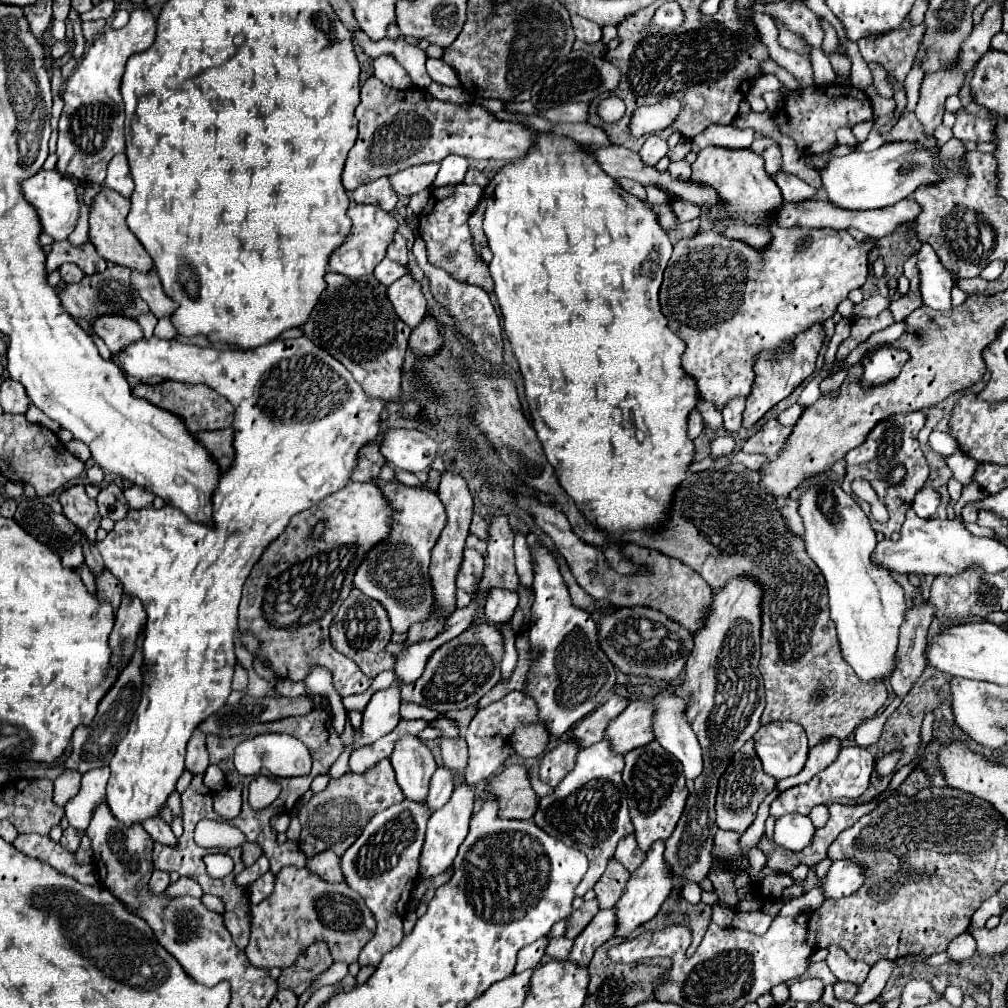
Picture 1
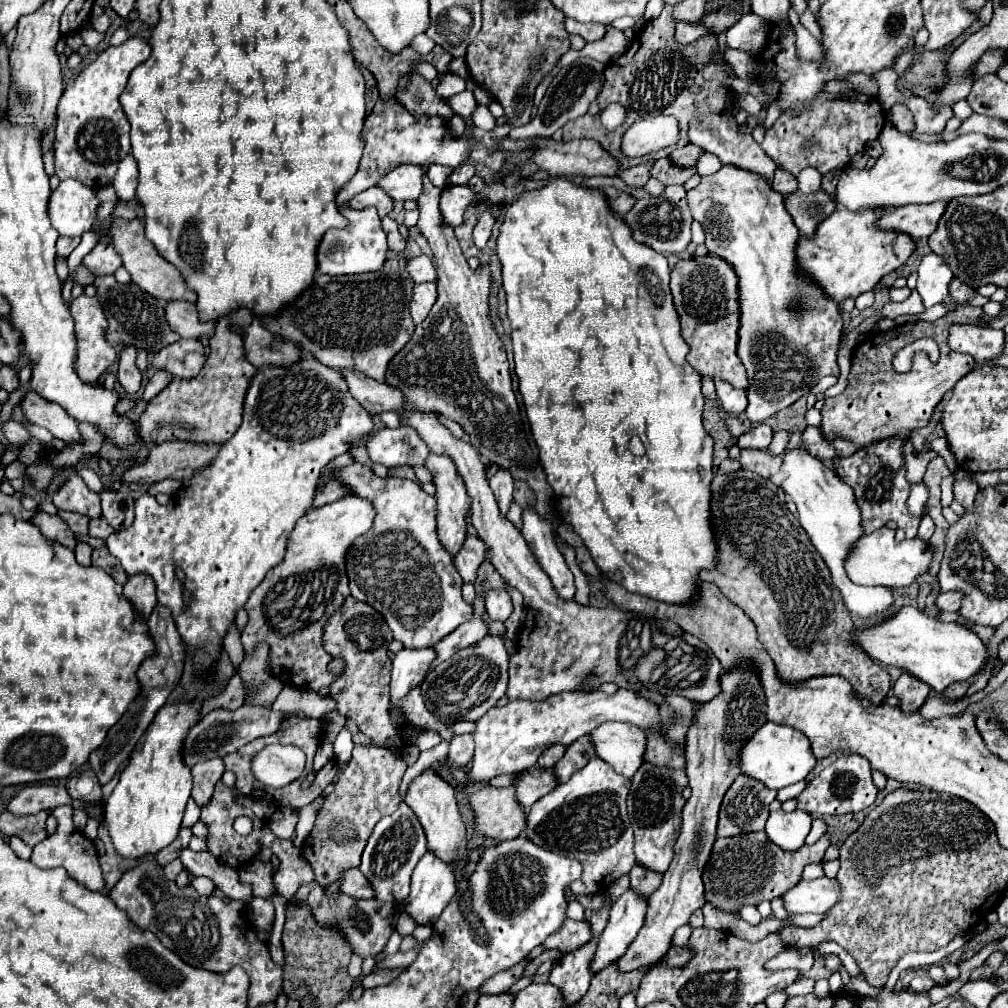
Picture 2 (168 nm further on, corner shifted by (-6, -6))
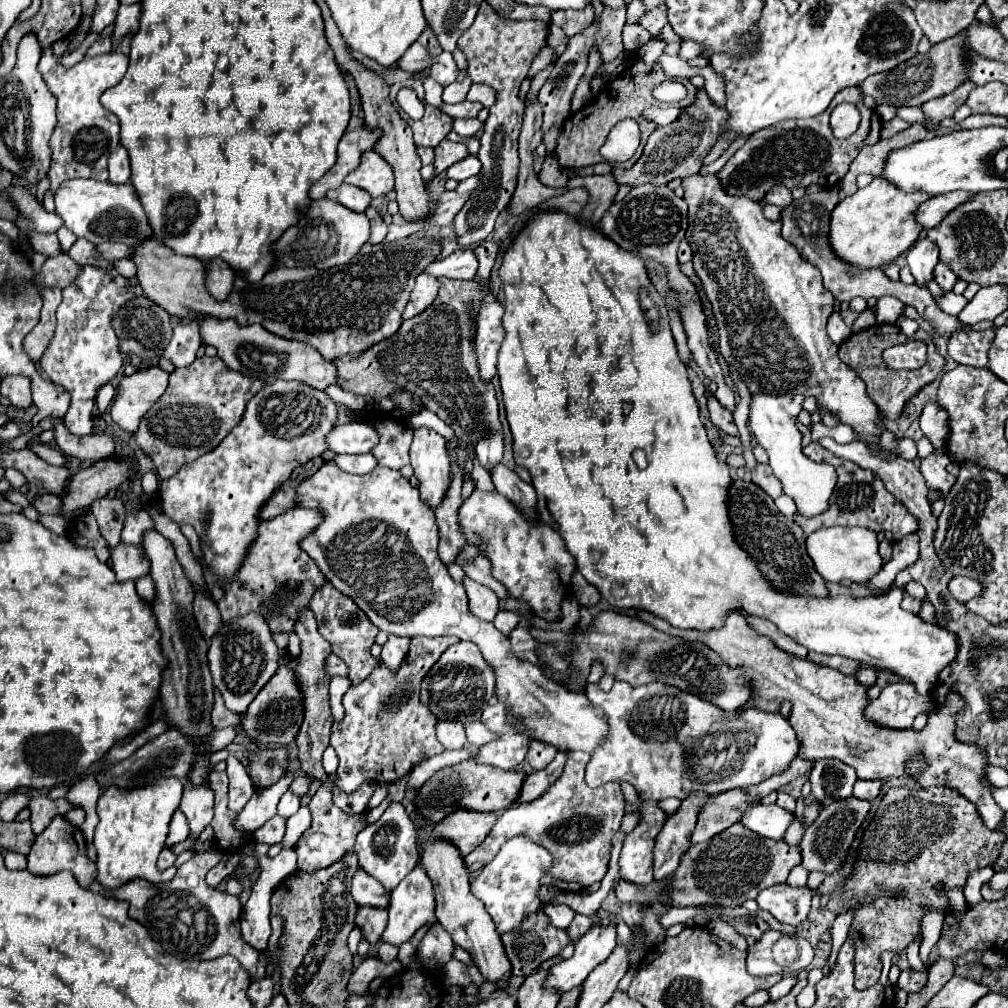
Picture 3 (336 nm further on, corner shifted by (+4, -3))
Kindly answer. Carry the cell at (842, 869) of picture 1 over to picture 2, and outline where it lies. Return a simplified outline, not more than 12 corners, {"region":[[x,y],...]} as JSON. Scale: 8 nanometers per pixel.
{"region":[[800,880],[782,898],[788,914],[824,914],[840,882]]}

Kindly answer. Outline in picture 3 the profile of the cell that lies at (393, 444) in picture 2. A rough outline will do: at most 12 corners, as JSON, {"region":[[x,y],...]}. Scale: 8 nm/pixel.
{"region":[[338,423],[326,435],[334,453],[370,453],[378,435],[366,423]]}

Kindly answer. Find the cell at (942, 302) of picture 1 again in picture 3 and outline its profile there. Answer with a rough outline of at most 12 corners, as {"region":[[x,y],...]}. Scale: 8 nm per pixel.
{"region":[[920,237],[908,249],[908,267],[916,285],[934,275],[938,247]]}

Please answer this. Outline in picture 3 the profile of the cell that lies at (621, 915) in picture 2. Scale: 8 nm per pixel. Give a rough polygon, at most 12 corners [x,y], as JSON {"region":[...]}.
{"region":[[600,919],[574,955],[548,969],[544,987],[566,993],[616,947],[616,927]]}

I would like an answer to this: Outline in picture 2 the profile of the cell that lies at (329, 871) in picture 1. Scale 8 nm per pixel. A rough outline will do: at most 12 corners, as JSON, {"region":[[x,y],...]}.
{"region":[[358,868],[344,870],[340,888],[354,898],[372,898],[374,890]]}

